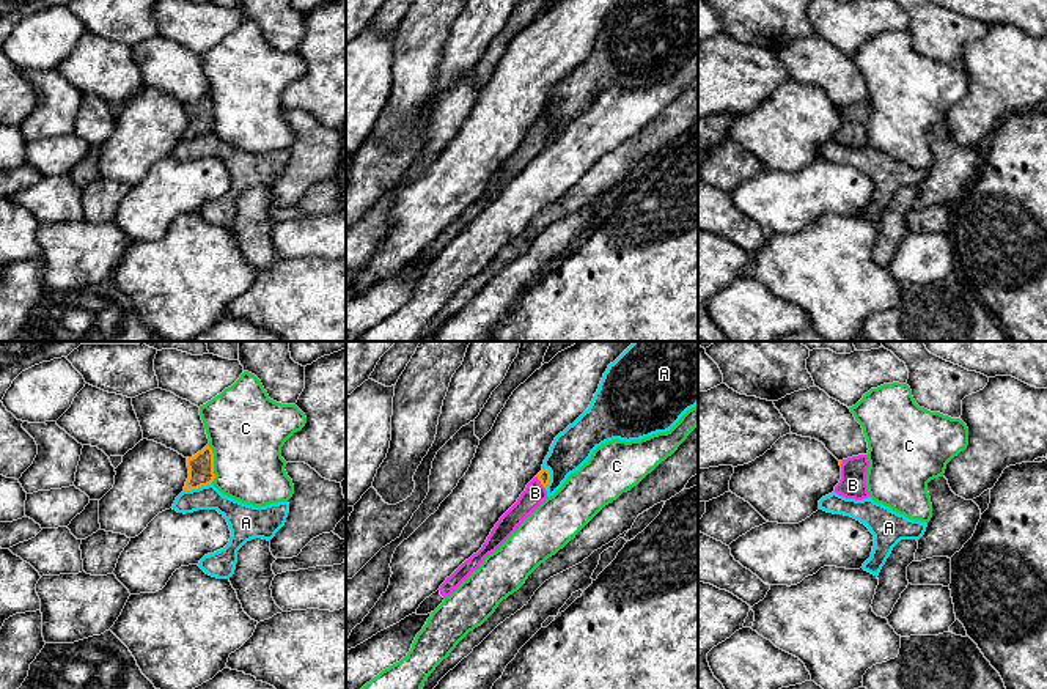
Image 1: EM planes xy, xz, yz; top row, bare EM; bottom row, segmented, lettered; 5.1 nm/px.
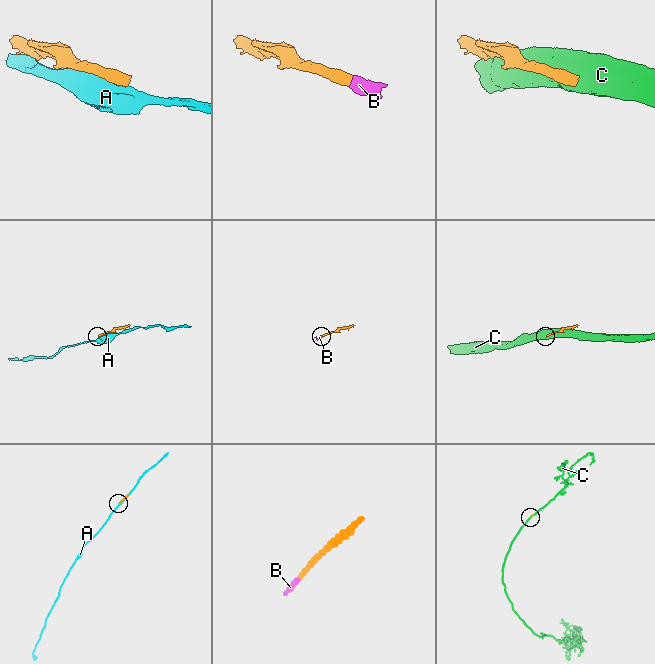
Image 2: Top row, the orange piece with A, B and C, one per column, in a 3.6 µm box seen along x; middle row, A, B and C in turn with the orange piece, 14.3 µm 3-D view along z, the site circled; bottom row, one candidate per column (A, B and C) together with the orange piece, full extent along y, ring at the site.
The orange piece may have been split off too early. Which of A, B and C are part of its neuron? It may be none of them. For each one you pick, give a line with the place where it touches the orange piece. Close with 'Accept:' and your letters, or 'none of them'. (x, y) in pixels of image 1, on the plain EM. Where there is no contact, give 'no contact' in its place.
B: contact xz (540, 128)
Accept: B

